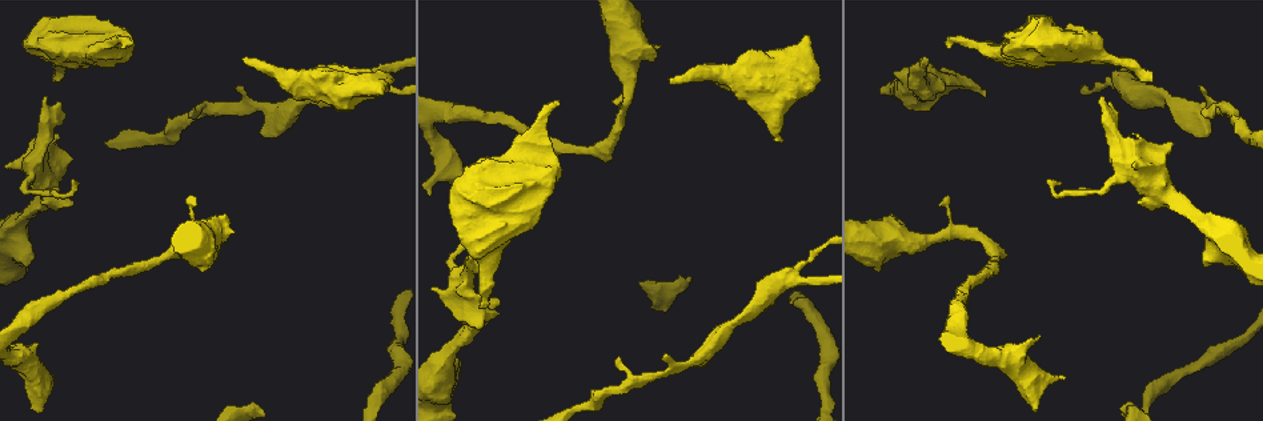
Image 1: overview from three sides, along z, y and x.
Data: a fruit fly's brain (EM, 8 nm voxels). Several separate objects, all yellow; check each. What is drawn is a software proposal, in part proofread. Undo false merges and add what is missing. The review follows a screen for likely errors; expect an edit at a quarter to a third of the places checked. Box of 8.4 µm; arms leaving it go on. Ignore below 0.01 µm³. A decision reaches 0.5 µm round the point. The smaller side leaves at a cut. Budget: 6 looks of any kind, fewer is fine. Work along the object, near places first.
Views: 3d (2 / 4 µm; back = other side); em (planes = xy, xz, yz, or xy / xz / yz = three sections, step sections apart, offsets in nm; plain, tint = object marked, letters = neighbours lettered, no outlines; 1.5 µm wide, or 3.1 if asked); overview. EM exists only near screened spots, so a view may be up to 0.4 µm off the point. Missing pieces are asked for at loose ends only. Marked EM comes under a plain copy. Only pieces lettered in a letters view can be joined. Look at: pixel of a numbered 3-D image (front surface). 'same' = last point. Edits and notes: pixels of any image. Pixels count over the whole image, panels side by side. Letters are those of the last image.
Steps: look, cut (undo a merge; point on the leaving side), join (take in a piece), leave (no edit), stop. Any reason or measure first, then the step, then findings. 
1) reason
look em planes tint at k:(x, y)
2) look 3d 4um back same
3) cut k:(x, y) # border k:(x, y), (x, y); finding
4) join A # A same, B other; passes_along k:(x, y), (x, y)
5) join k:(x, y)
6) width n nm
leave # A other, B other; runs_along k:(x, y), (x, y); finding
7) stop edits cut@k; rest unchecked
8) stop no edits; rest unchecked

free end
look 3d 2um back at 1:(1065, 378)

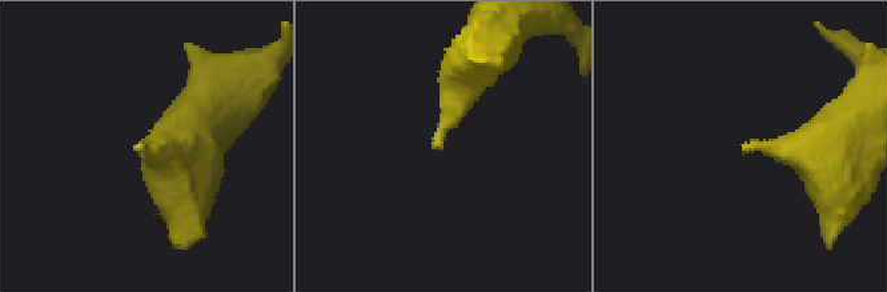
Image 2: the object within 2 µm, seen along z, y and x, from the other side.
look em xz step 8 letters at 2:(138, 145)

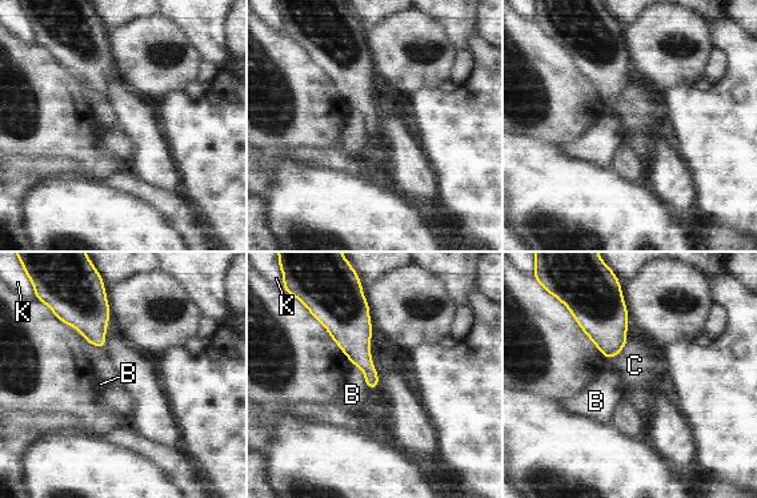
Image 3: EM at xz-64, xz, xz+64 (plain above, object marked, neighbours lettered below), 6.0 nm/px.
cut it another way
look em yz step 4 letters same

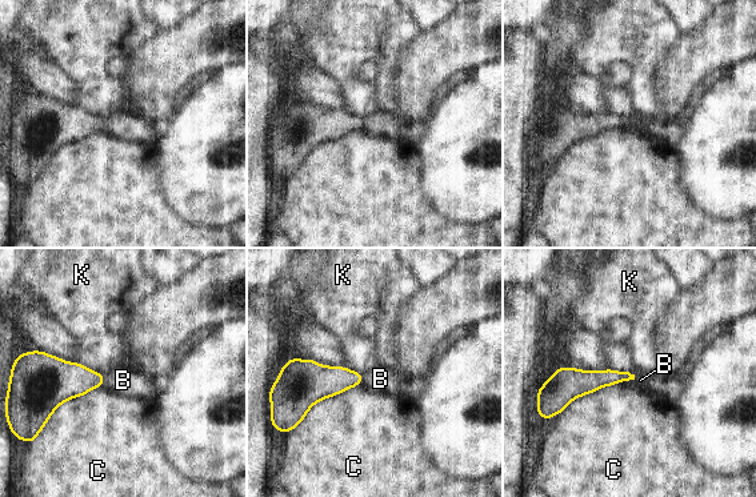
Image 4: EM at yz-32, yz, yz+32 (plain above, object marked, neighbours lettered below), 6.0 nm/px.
leave # B other, C other, K other; border 4:(82, 363), (96, 372), (104, 373); none of them fits

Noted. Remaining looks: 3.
an open end
look em planes letters at 1:(130, 44)

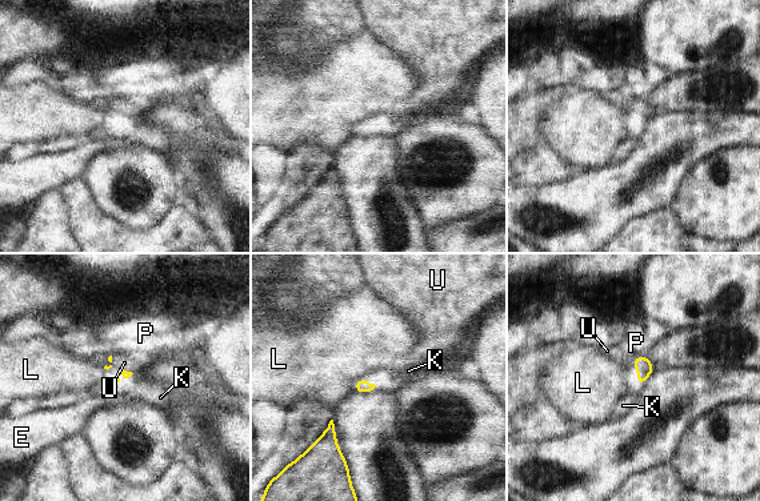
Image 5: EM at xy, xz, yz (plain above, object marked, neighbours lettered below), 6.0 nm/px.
join U # E other, K other, L other, P other, U same; it goes on there

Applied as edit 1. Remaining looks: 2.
stop edits join@5; rest unchecked

